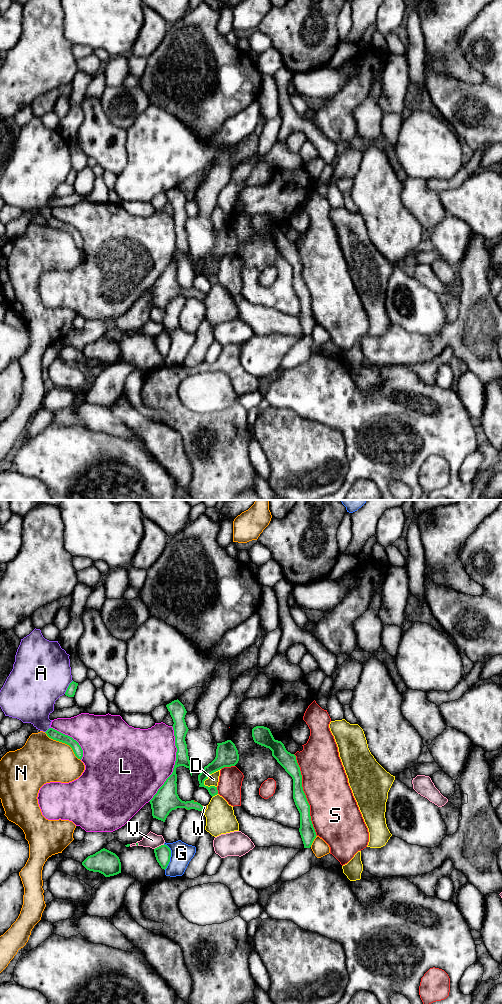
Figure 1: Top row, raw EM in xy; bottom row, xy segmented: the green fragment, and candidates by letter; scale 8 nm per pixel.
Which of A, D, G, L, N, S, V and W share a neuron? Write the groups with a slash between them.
A / D / G / L / N / S / V / W

